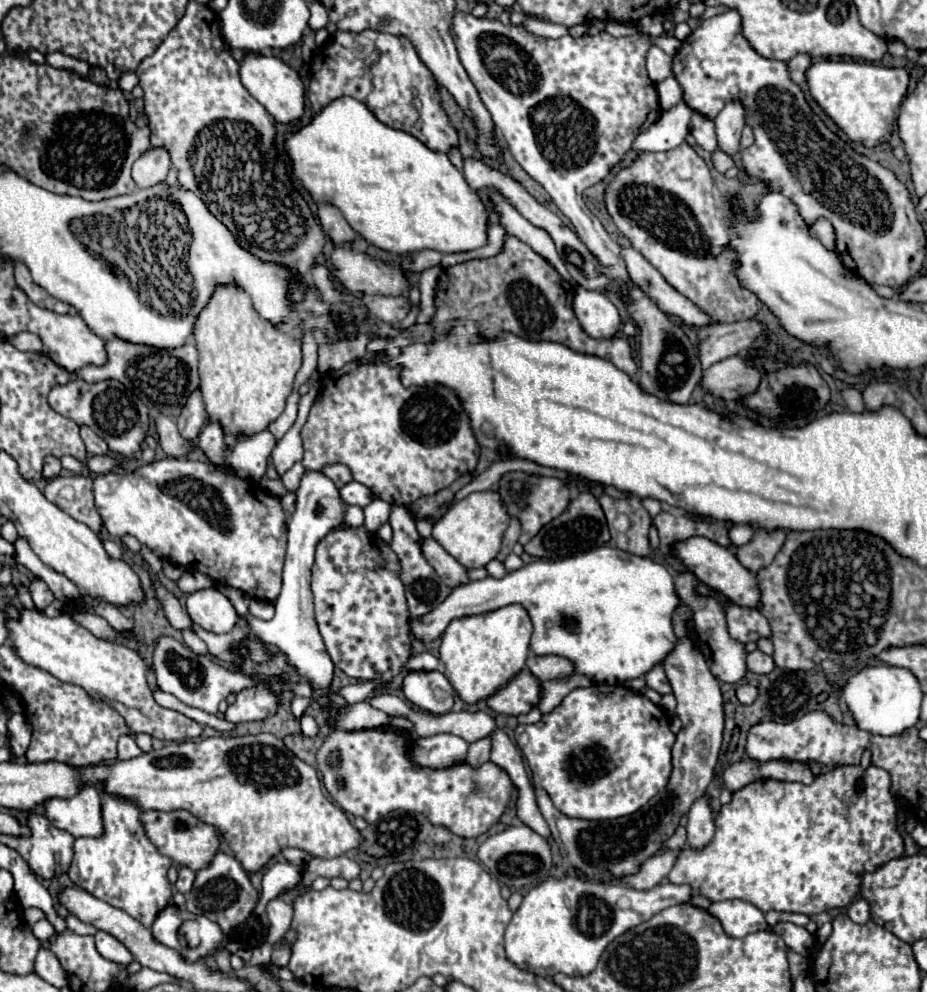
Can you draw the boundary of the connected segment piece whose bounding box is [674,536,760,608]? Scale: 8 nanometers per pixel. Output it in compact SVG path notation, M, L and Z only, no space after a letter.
M694 536L692 540L686 540L684 544L676 544L674 552L676 556L680 556L680 560L688 566L688 570L700 582L708 584L716 592L722 592L730 602L744 608L760 608L760 588L758 588L760 584L756 574L744 568L728 548L720 548L720 544L712 544L712 540Z

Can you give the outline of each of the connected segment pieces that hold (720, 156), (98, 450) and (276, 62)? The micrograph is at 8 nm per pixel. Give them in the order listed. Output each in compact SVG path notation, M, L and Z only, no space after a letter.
M716 150L716 152L712 152L712 164L714 164L714 168L716 168L720 174L724 174L724 172L726 172L728 168L732 168L736 162L734 162L732 156Z
M80 428L80 434L82 434L82 440L84 440L84 444L86 444L86 450L88 450L88 454L108 454L110 450L108 450L108 444L100 438L100 436L96 436L90 428Z
M246 50L240 62L240 78L246 90L274 116L274 120L288 124L304 114L304 84L300 76L280 58Z

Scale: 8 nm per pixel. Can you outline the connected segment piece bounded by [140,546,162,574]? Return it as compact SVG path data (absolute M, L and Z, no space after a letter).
M142 546L140 554L142 554L144 562L148 564L148 572L150 572L150 574L158 574L158 572L162 570L162 560L160 560L148 546Z

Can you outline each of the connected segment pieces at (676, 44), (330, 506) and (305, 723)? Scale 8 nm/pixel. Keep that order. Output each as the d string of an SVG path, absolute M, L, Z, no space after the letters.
M648 36L648 38L652 44L658 44L670 56L674 56L676 50L680 48L680 40L676 40L676 38L660 38L660 36Z
M306 470L300 486L296 490L296 512L288 522L288 550L286 550L286 564L284 564L284 578L282 578L282 592L276 600L276 614L272 620L264 622L251 614L246 615L250 622L250 630L262 638L266 644L276 646L288 660L288 664L312 686L312 698L324 710L332 706L332 680L334 680L334 664L324 648L322 636L314 622L314 604L310 592L310 568L314 564L314 550L316 544L334 528L344 522L346 506L340 498L340 490L336 484L324 474Z
M305 713L299 718L299 724L303 736L313 738L318 734L319 728L316 721Z

